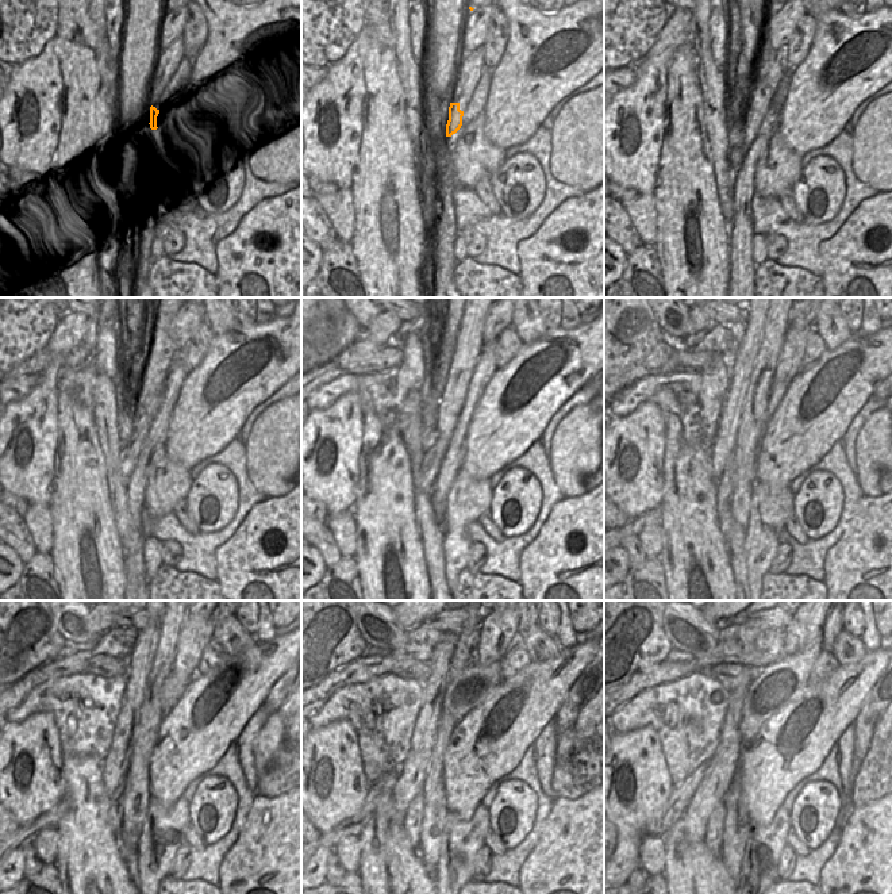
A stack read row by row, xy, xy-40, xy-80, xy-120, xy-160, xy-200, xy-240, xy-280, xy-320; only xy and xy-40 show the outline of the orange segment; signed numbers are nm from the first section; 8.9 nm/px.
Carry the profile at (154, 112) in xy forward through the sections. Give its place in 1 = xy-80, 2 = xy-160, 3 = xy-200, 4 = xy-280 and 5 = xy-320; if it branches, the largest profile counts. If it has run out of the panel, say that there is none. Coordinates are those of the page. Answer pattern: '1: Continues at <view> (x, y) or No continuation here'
1: Continues at xy-80 (756, 114)
2: Continues at xy-160 (469, 341)
3: Continues at xy-200 (753, 419)
4: Continues at xy-280 (435, 806)
5: Continues at xy-320 (737, 827).

